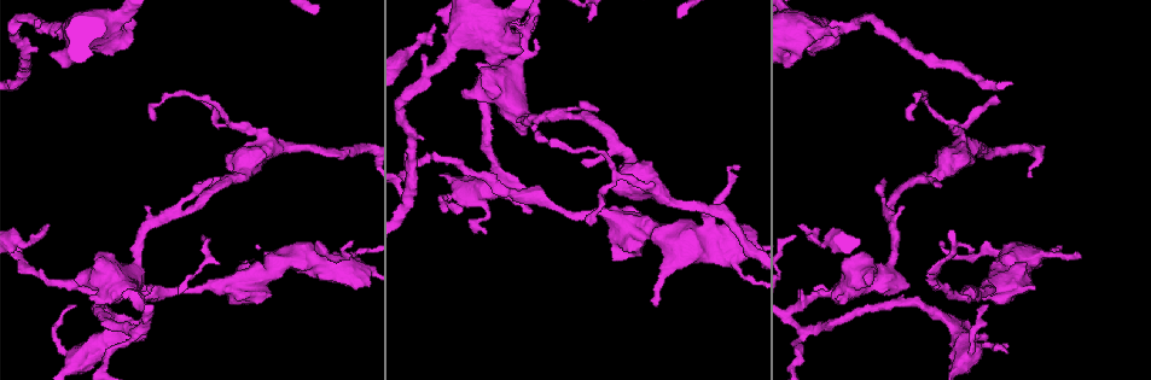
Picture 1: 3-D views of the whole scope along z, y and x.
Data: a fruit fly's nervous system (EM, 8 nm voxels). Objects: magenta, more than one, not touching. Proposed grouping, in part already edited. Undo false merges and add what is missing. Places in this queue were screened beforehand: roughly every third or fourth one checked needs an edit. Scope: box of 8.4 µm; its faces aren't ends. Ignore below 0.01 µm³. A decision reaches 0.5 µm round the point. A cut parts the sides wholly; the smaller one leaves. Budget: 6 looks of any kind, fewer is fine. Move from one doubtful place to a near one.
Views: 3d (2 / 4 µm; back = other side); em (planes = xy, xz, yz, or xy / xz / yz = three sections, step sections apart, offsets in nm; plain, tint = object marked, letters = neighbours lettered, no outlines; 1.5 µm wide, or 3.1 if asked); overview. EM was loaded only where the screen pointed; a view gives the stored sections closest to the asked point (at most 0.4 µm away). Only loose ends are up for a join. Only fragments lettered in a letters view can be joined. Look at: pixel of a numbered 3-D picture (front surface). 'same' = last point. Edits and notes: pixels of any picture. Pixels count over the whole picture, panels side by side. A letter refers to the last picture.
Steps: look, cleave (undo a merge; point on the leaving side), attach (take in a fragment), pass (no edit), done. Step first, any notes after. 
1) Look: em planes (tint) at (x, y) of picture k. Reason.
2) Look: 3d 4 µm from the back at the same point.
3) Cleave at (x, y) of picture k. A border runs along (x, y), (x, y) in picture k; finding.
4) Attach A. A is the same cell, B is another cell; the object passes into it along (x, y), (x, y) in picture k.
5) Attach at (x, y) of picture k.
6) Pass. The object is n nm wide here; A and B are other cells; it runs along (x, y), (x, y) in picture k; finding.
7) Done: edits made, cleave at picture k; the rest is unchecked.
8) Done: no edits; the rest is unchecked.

Look: 3d 2 µm at (138, 330) of picture 1. Four arms meet.

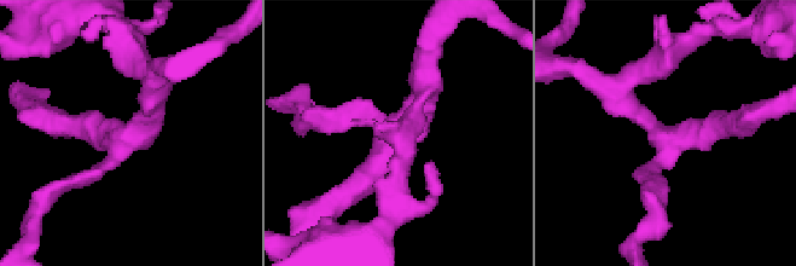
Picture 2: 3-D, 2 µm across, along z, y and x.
Look: em planes (tint) at (129, 138) of picture 2. Need the tissue.

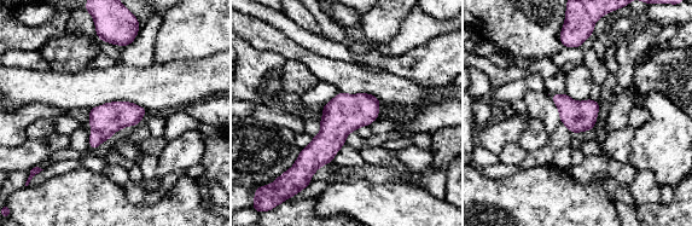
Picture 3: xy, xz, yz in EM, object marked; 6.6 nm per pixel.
Look: em planes (letters) at the same point. What lies round it.

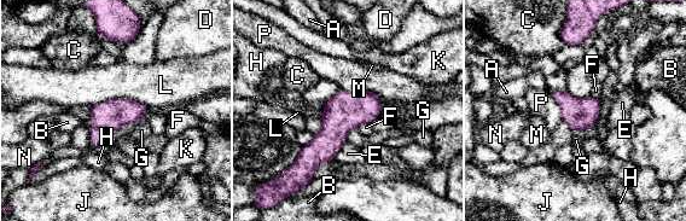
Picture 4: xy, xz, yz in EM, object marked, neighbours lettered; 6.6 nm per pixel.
Pass. The longest contact is with L, 400 nm; A, B, C, D, E, F, G, H, J, K, L, M, N and P are other cells; a border runs along (91, 106), (134, 99), (149, 108) in picture 4; all the same neuron.

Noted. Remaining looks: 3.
Look: em planes (plain) at (23, 246) of picture 1. Calibre changes.

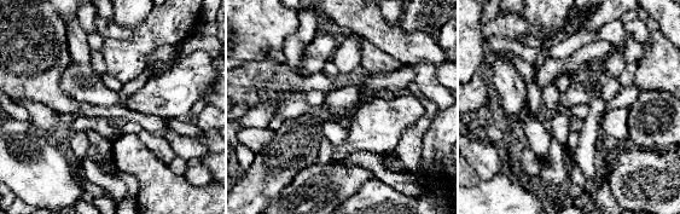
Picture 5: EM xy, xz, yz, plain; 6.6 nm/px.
Look: em planes (tint) at the same point.

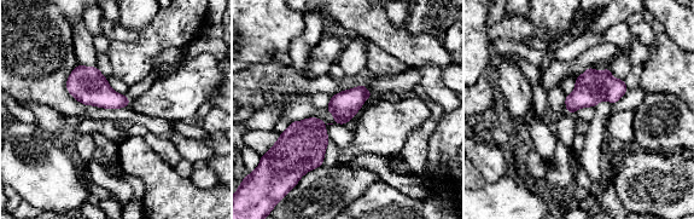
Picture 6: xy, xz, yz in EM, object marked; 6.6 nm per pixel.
Look: em planes (letters) at the same point. See the neighbours.

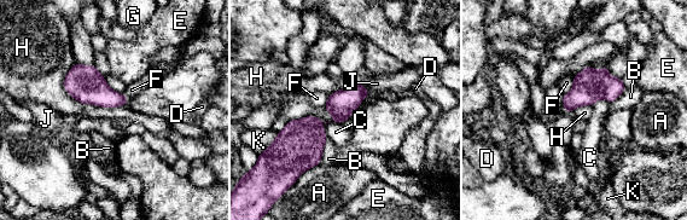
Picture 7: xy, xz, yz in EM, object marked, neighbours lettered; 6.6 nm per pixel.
Pass. The object is 160 nm wide here; the longest contact is with H, 460 nm; A, B, C, D, E, F, G, H, J and K are other cells; all the same neuron.

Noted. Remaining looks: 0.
Done: no edits; the rest is unchecked.

